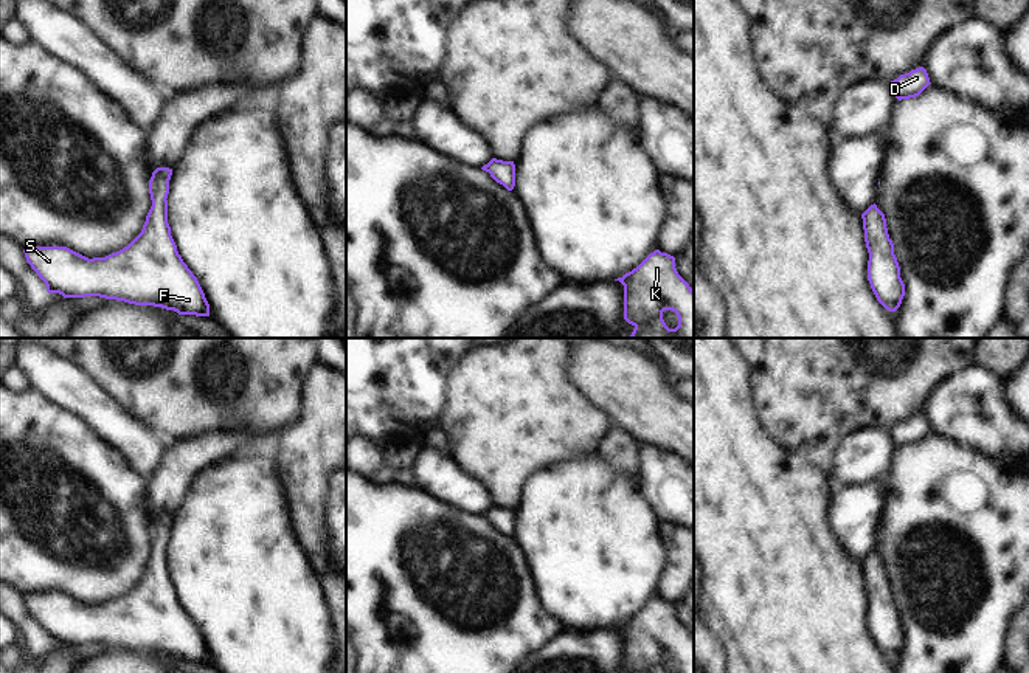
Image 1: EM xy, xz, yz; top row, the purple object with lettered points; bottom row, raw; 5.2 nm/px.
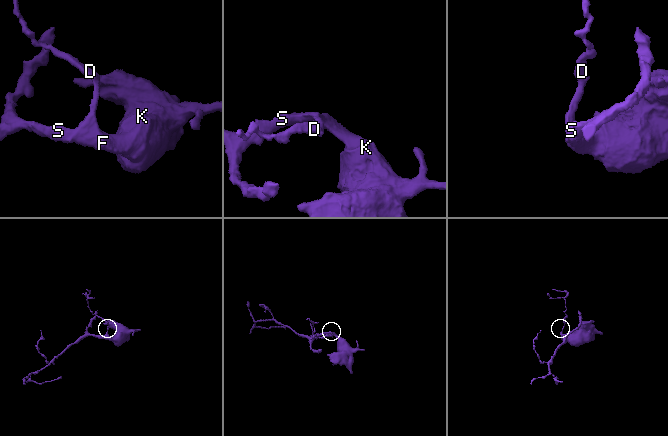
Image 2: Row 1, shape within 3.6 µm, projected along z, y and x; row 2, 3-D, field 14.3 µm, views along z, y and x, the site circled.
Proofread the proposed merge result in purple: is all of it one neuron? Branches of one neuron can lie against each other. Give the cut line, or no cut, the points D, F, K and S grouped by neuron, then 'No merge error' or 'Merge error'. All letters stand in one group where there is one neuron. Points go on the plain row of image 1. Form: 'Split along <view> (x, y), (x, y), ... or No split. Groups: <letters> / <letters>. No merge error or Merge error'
No split. Groups: D F K S. No merge error.

